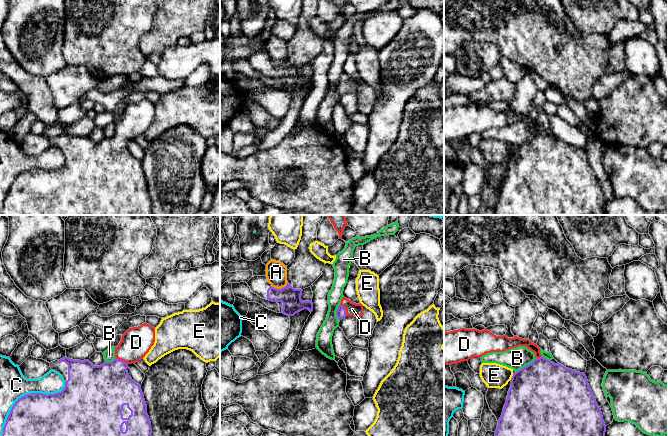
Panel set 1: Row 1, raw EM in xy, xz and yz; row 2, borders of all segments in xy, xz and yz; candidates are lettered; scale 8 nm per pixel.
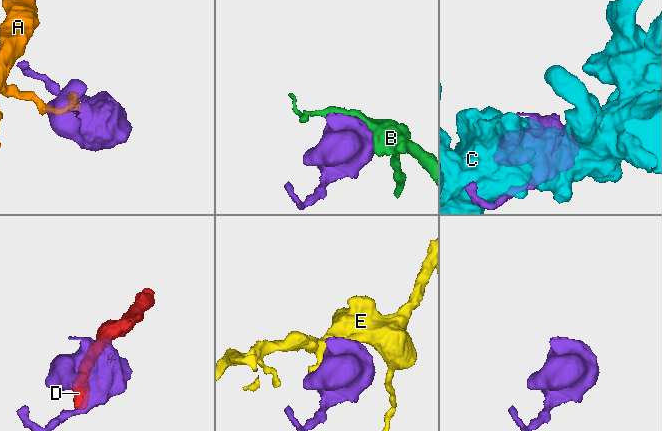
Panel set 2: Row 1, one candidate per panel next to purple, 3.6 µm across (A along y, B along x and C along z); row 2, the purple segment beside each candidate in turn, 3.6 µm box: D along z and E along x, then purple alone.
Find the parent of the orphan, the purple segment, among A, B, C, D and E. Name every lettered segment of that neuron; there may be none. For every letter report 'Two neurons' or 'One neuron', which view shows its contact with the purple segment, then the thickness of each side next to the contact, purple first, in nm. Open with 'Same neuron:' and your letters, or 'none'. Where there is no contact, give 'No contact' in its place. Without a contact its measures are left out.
Same neuron: D
A: Two neurons. Touches purple in xz. Thickness 160 nm (purple) against 180 nm
B: Two neurons. Touches purple in yz. Thickness 500 nm (purple) against 180 nm
C: Two neurons. Touches purple in xy. Thickness 480 nm (purple) against 220 nm
D: One neuron. Touches purple in xy. Thickness 380 nm (purple) against 240 nm
E: Two neurons. Touches purple in yz. Thickness 460 nm (purple) against 200 nm

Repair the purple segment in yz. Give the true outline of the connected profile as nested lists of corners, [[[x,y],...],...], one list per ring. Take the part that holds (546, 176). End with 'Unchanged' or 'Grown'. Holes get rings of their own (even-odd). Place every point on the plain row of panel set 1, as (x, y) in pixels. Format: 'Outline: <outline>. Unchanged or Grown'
Outline: [[[461,104],[444,108],[444,140],[452,141],[518,122],[534,128],[536,135],[513,150],[494,215],[604,215],[606,201],[585,149],[544,134],[537,120],[529,115],[496,112],[487,104],[482,107]]]. Grown

